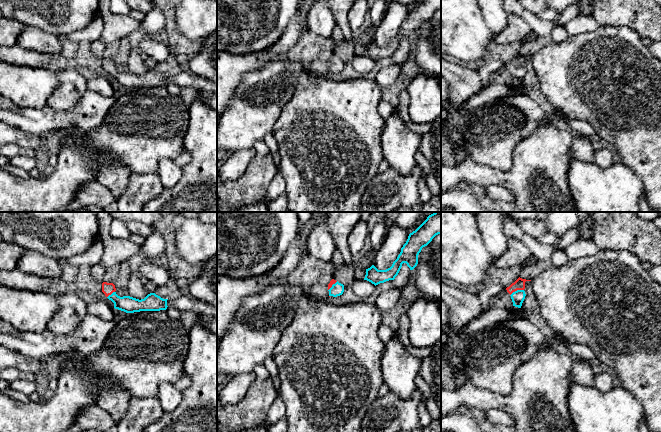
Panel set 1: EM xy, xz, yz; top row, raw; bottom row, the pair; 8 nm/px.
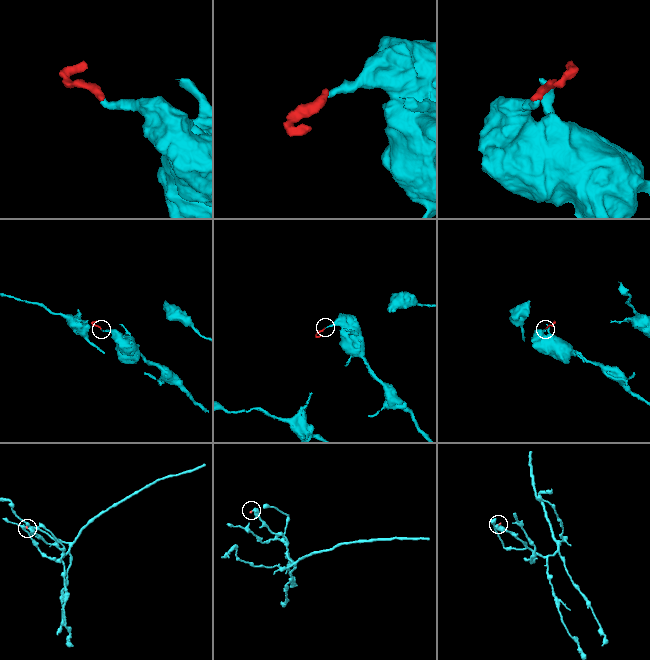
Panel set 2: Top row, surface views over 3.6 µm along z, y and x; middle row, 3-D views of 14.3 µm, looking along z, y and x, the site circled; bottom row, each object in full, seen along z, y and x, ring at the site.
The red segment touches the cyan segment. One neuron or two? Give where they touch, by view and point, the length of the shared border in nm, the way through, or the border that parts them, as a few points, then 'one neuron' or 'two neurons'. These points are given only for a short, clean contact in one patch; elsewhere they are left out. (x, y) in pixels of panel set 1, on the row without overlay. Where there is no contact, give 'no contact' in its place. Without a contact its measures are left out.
yz (516, 66) | 120 nm | across yz (519, 60), (516, 66), (518, 72) | one neuron

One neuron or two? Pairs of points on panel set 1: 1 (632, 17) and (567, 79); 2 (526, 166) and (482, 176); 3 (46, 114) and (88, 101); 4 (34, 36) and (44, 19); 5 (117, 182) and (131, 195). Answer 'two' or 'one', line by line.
1: two
2: one
3: one
4: two
5: two

